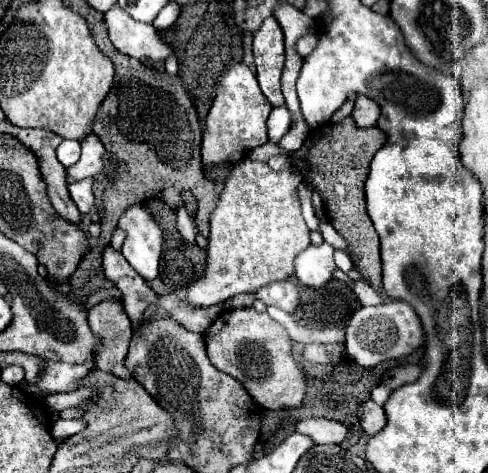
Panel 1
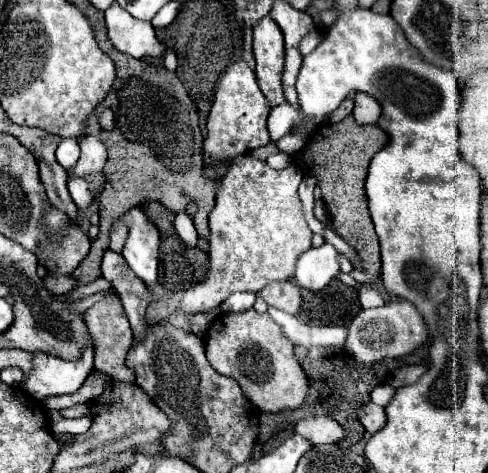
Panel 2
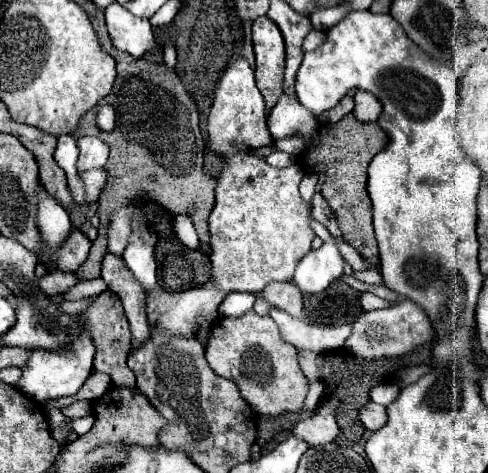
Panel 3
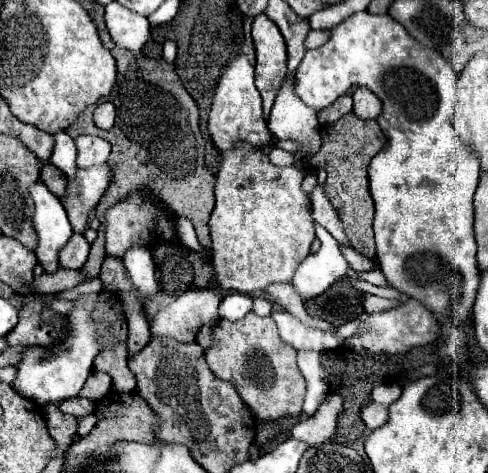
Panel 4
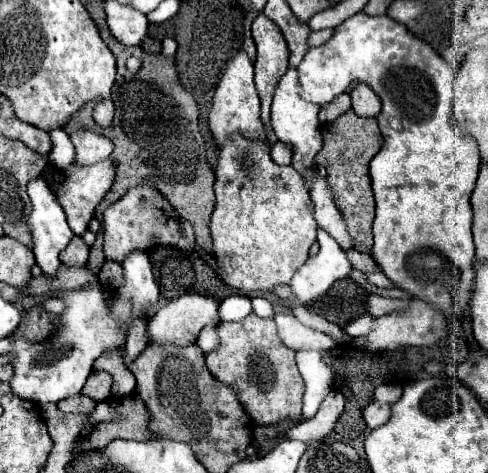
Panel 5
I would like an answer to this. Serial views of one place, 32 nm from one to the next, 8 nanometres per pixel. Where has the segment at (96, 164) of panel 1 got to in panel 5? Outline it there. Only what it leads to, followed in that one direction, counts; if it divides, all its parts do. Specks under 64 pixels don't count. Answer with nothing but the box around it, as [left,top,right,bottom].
[70,130,112,166]

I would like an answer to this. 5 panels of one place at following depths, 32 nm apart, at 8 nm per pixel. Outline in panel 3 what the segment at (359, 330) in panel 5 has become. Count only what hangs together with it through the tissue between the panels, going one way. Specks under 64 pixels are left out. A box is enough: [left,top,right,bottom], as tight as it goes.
[270,308,352,350]

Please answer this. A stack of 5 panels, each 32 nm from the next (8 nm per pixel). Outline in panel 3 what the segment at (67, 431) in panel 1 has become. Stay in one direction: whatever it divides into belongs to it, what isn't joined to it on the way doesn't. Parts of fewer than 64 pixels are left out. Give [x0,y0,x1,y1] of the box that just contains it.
[66,416,94,434]

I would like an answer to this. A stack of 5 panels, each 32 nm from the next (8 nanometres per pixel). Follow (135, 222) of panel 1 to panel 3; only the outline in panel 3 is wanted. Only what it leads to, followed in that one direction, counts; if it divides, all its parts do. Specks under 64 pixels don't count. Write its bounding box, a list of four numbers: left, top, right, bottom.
[124,224,158,290]

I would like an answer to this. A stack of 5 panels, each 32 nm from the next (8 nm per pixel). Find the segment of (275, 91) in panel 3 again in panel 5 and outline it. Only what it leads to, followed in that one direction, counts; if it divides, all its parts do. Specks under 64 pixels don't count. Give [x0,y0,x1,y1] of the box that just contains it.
[252,16,288,146]

